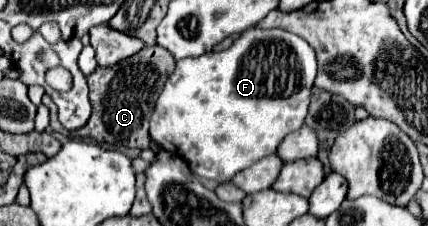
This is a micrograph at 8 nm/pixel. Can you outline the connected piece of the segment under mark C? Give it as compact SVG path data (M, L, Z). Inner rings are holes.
M160 45L144 47L134 57L120 61L112 67L96 67L88 77L88 95L92 103L92 115L88 123L78 131L66 131L56 115L56 105L48 95L42 97L42 103L50 109L50 125L54 131L70 137L70 139L94 139L98 143L110 143L110 145L126 145L126 147L138 147L148 149L150 147L150 135L148 135L148 121L154 109L154 101L158 99L158 93L162 91L162 85L166 83L168 75L174 71L174 57L170 51L162 49Z

